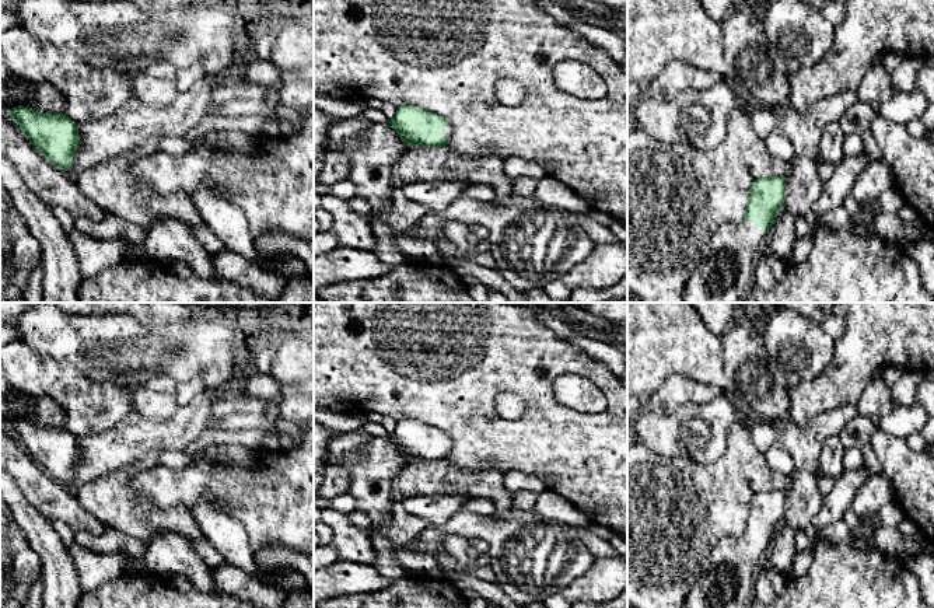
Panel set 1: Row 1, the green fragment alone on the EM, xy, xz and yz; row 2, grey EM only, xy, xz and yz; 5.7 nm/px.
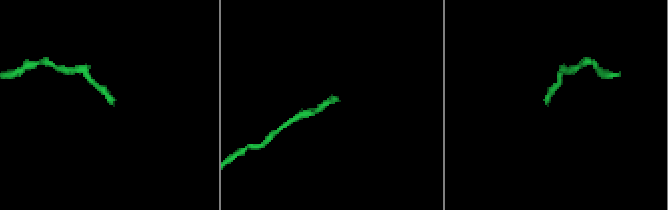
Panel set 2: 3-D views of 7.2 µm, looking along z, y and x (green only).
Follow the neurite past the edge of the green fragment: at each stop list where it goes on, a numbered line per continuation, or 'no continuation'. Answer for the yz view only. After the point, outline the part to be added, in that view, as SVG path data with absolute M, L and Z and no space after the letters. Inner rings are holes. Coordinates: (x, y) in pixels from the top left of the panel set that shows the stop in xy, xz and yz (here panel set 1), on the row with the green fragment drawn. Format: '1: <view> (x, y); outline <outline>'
1: yz (726, 272); outline M752 221L724 223L713 234L707 249L686 280L682 303L742 303L755 289L755 269L769 234Z

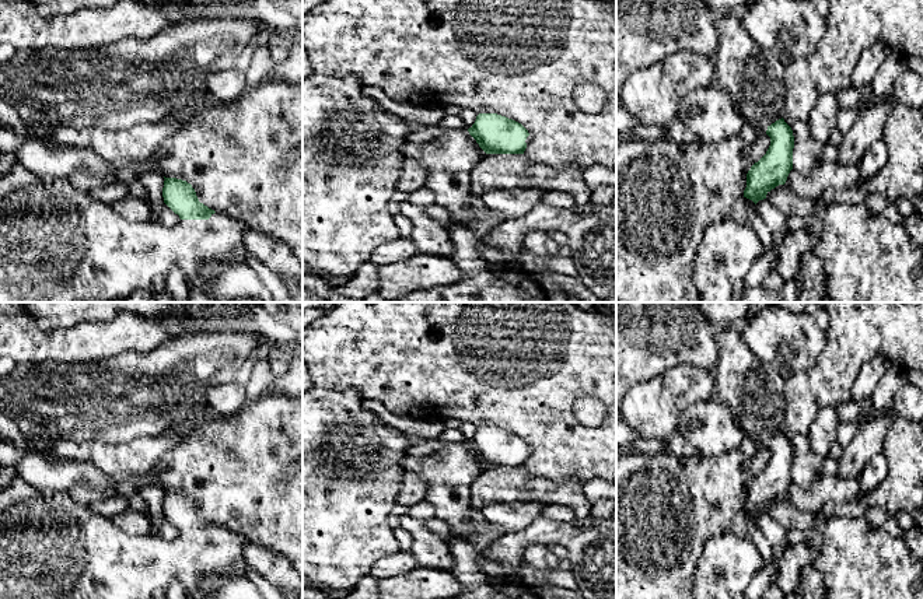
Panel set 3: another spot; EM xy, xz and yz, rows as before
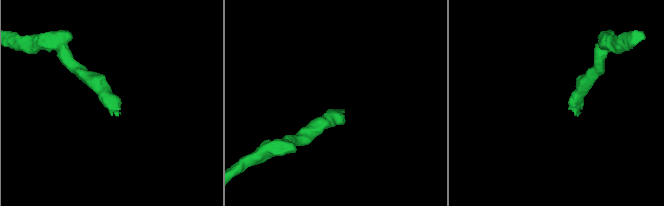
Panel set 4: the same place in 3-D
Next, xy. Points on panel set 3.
1: xy (58, 244); outline M17 161L8 172L0 175L0 302L116 302L137 290L153 290L154 280L158 276L168 276L174 269L181 270L192 290L202 290L220 266L244 260L247 253L244 234L248 230L241 221L220 211L211 214L209 220L179 220L174 227L165 227L155 220L132 223L118 214L112 204L73 186L69 178L36 175Z

